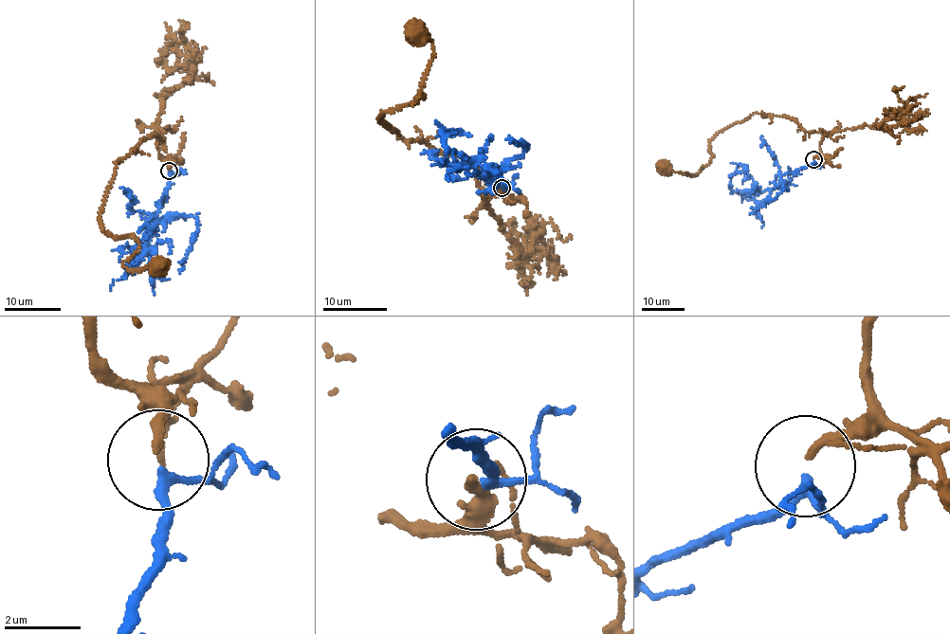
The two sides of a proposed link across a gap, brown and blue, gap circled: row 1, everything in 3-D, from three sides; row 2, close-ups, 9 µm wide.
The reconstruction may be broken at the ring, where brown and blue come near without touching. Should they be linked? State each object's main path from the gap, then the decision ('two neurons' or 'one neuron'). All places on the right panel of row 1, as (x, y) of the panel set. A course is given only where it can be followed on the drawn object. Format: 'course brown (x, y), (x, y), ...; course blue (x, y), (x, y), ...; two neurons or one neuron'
course brown (812, 159), (824, 134), (756, 113), (717, 133), (710, 161), (692, 176), (658, 164); course blue (813, 160), (781, 176), (780, 186), (762, 191), (731, 188), (730, 177), (743, 168), (743, 165), (731, 163); one neuron

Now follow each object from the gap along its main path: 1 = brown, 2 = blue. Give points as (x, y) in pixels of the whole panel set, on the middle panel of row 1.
1: (501, 187), (482, 193), (475, 167), (408, 141), (379, 118), (424, 97), (411, 103), (432, 41), (407, 27)
2: (503, 188), (487, 171), (489, 180), (466, 157), (446, 145), (441, 134), (454, 130), (447, 133), (436, 121)

